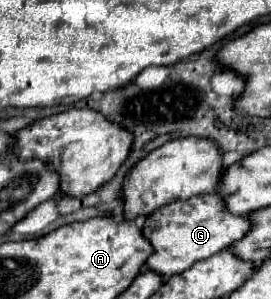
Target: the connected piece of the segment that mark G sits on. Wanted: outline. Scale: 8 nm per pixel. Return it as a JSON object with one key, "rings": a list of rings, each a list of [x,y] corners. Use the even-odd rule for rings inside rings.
{"rings":[[[200,194],[182,202],[160,206],[152,214],[148,214],[142,234],[154,246],[154,252],[144,266],[166,280],[190,268],[194,262],[226,250],[226,246],[230,246],[234,238],[242,238],[242,234],[246,234],[246,218],[222,214],[222,210],[218,210],[218,198],[214,198],[214,194]]]}

